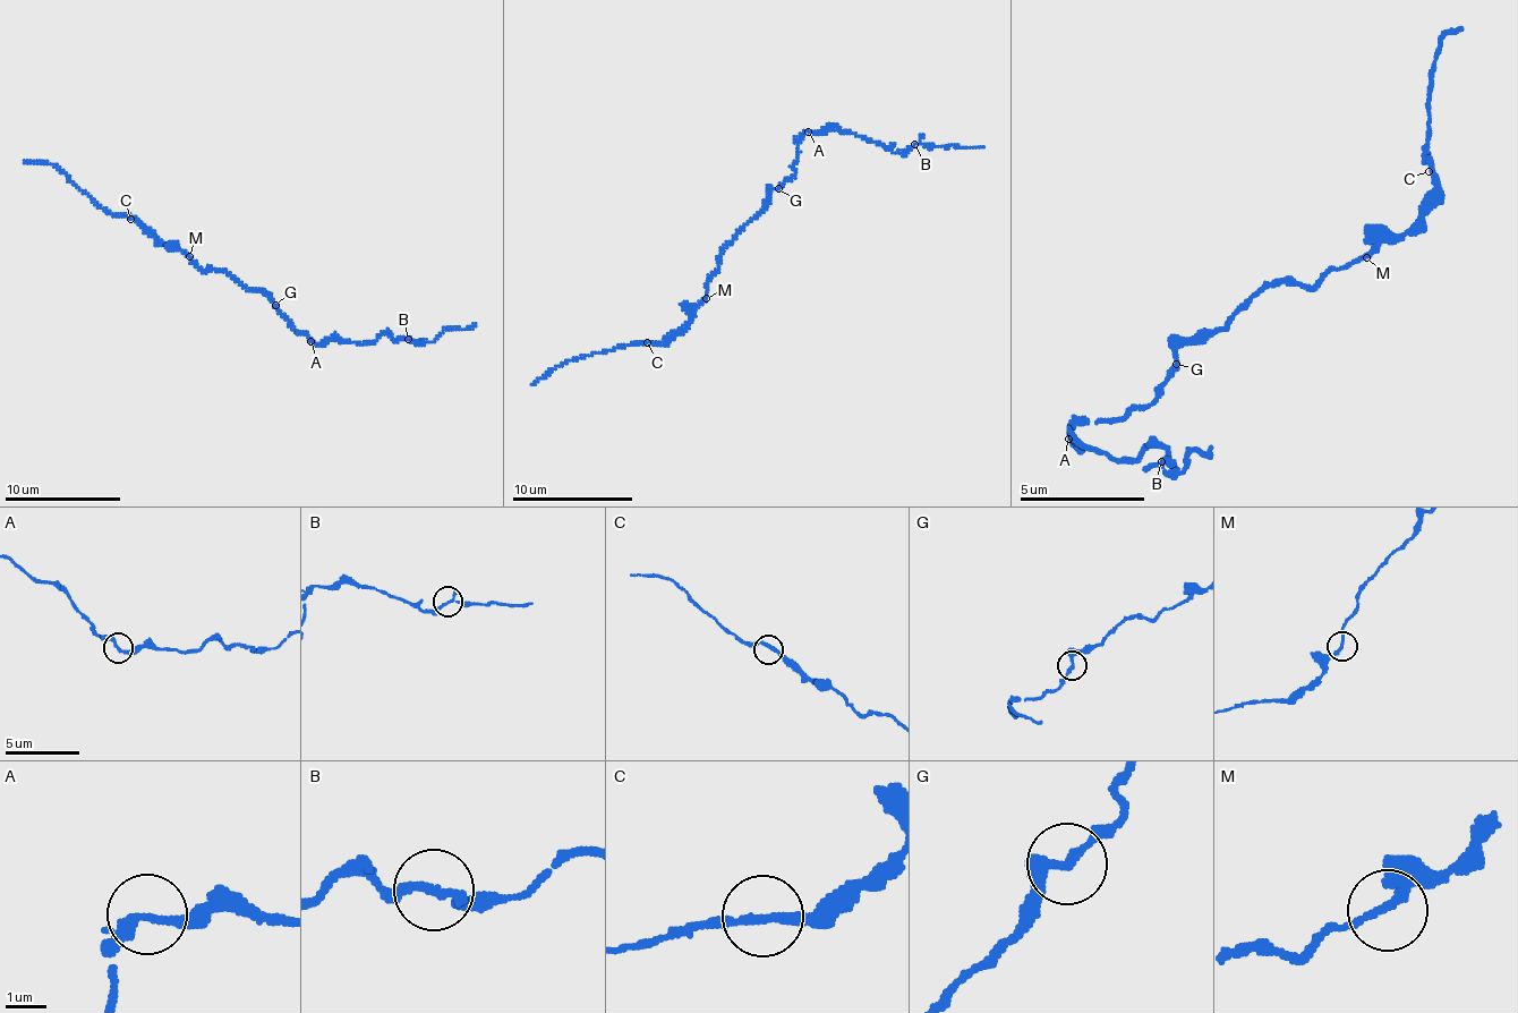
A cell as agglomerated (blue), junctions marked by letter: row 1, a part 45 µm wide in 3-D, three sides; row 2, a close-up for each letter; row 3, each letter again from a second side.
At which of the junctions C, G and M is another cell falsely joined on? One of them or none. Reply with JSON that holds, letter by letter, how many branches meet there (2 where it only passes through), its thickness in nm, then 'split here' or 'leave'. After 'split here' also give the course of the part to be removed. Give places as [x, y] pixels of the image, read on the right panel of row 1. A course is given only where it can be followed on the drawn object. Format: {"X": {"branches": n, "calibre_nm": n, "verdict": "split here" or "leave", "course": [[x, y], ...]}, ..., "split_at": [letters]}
{"C": {"branches": 2, "calibre_nm": 240, "verdict": "leave"}, "G": {"branches": 2, "calibre_nm": 220, "verdict": "leave"}, "M": {"branches": 2, "calibre_nm": 190, "verdict": "leave"}, "split_at": []}

